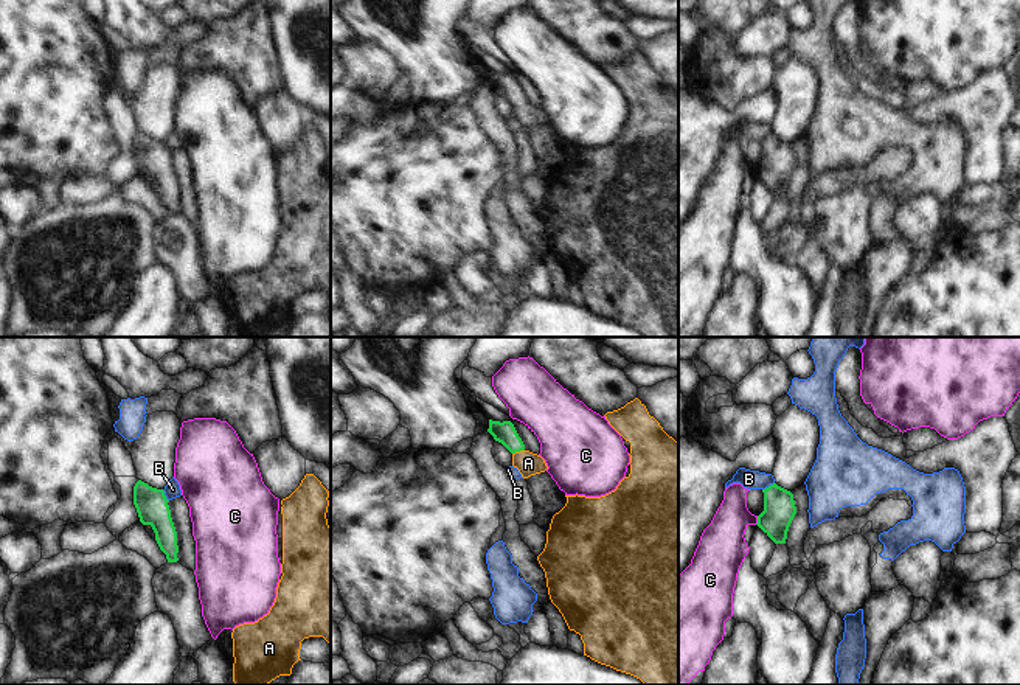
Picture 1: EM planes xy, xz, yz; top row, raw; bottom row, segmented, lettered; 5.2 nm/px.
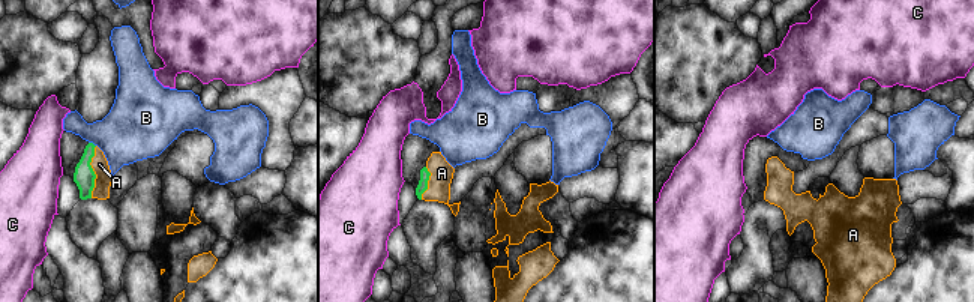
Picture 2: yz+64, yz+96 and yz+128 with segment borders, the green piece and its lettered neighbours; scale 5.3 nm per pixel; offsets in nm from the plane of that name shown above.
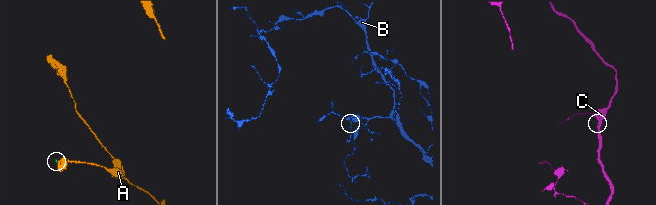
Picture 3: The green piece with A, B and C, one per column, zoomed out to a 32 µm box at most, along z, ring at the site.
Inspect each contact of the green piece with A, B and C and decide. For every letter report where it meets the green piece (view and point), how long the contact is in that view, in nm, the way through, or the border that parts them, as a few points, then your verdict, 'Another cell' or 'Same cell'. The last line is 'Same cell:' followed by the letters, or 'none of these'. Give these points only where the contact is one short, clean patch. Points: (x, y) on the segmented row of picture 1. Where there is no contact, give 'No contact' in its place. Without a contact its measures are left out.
A: Touches green at xz (517, 451). Shared border 70 nm. Path across: xz (505, 432), (517, 451), (528, 463). Same cell
B: Touches green at yz (769, 486). Shared border 80 nm. Boundary: yz (773, 482), (763, 490). Another cell
C: Touches green at yz (758, 521). Shared border 50 nm. Boundary: yz (758, 516), (755, 524). Another cell
Same cell: A

